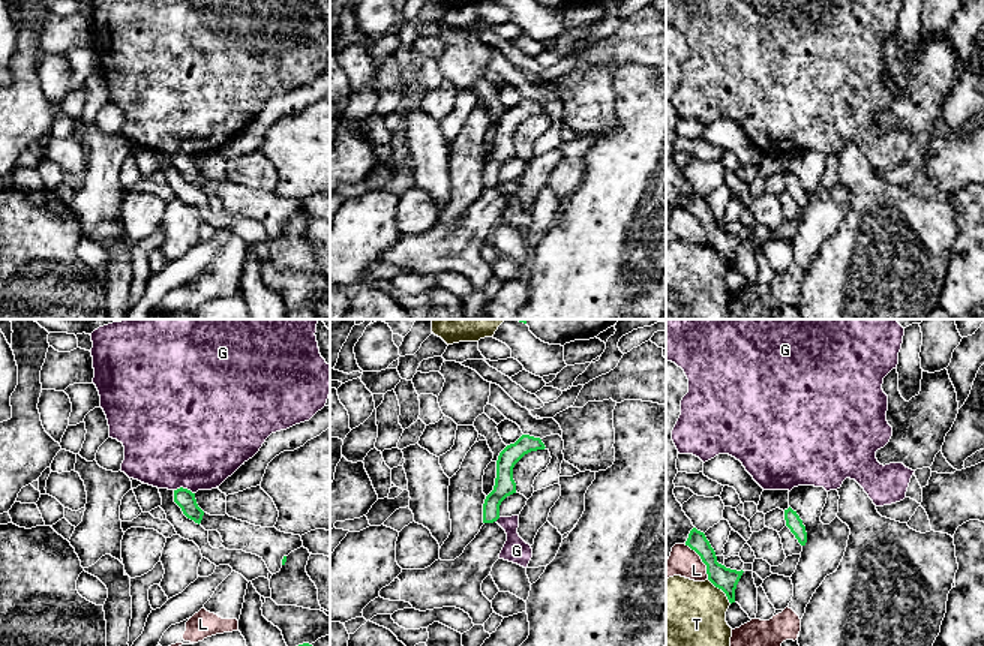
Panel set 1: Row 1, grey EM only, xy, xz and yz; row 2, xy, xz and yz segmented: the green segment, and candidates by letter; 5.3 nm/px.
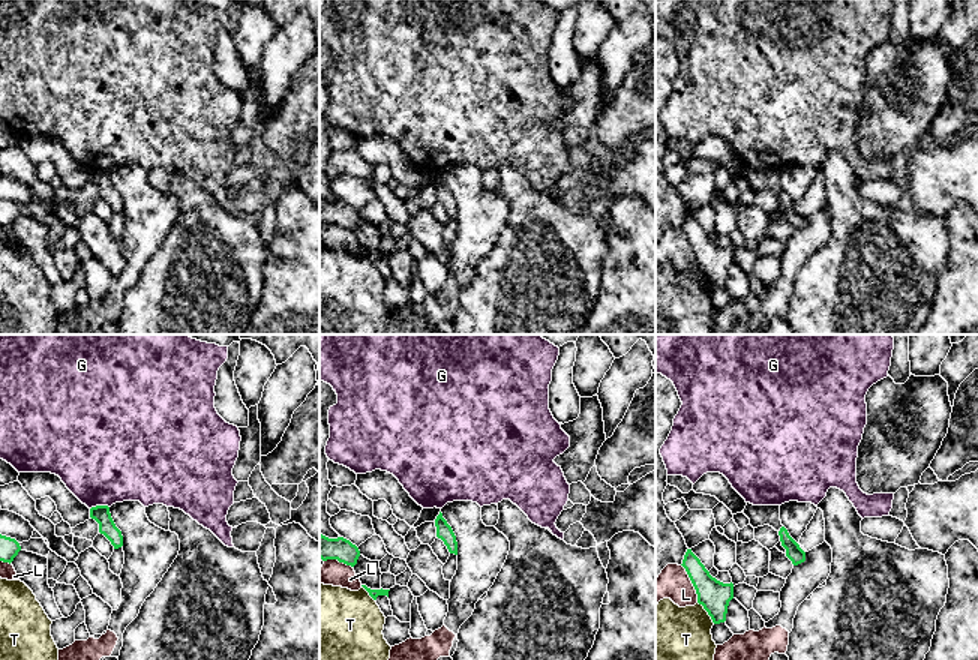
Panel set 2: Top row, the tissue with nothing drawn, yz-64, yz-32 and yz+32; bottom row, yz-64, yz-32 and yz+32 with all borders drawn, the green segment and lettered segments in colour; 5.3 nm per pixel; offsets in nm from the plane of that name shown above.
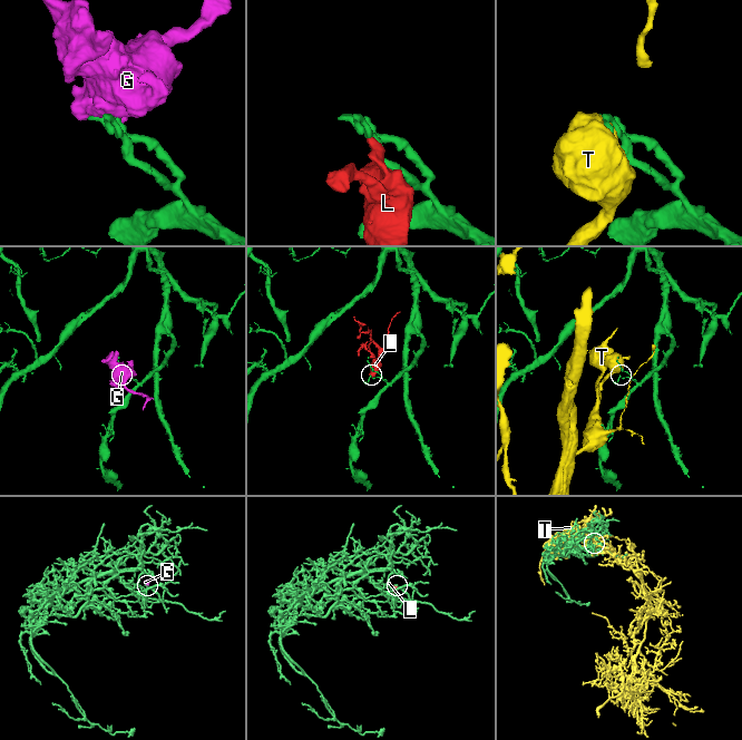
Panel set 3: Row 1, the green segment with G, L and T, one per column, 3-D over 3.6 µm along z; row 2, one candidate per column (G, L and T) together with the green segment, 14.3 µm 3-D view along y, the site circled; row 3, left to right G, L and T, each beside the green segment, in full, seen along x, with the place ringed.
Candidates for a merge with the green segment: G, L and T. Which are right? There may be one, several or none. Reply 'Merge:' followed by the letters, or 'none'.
Merge: none

